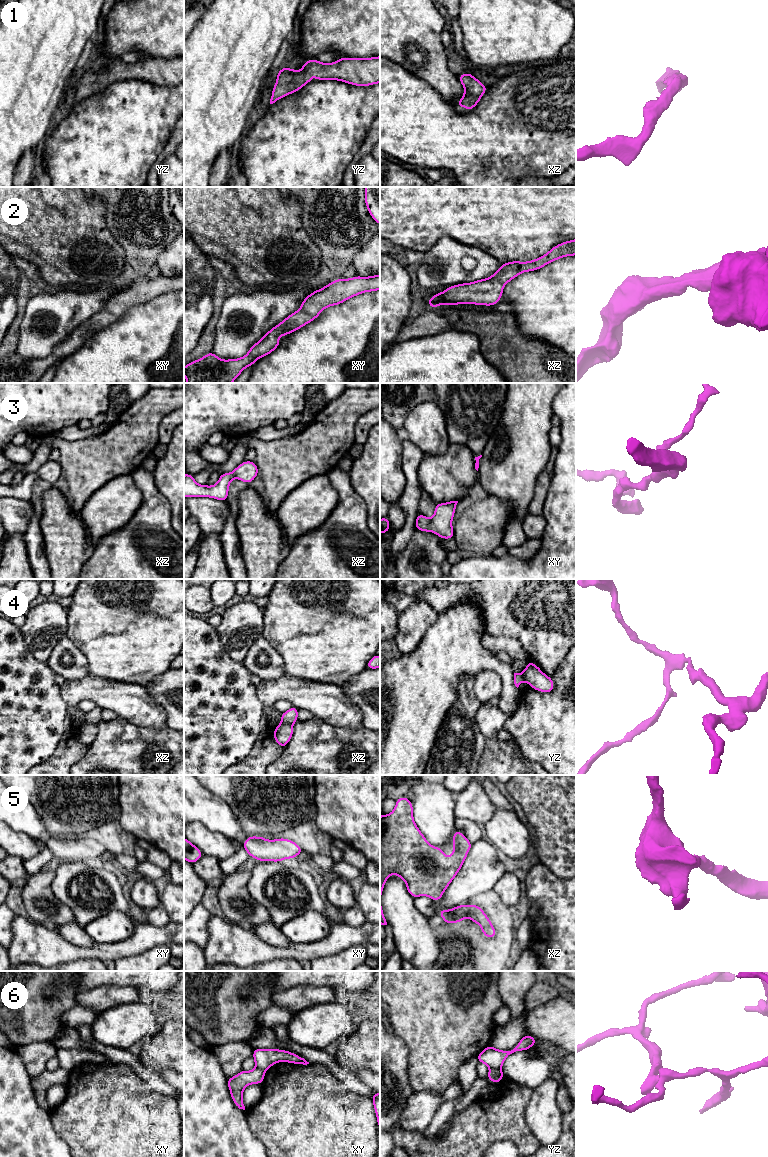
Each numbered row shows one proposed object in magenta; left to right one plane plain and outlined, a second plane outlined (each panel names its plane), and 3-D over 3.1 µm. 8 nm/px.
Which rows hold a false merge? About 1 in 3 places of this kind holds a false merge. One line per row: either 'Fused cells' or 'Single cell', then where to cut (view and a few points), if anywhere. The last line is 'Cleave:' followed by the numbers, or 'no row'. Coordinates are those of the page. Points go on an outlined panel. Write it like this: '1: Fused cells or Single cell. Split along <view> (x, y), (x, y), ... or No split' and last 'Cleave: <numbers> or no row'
1: Single cell. No split
2: Single cell. No split
3: Single cell. No split
4: Fused cells. Split along xz (281, 721), (292, 725)
5: Single cell. No split
6: Fused cells. Split along yz (490, 1068), (498, 1068), (500, 1070)
Cleave: 4, 6

